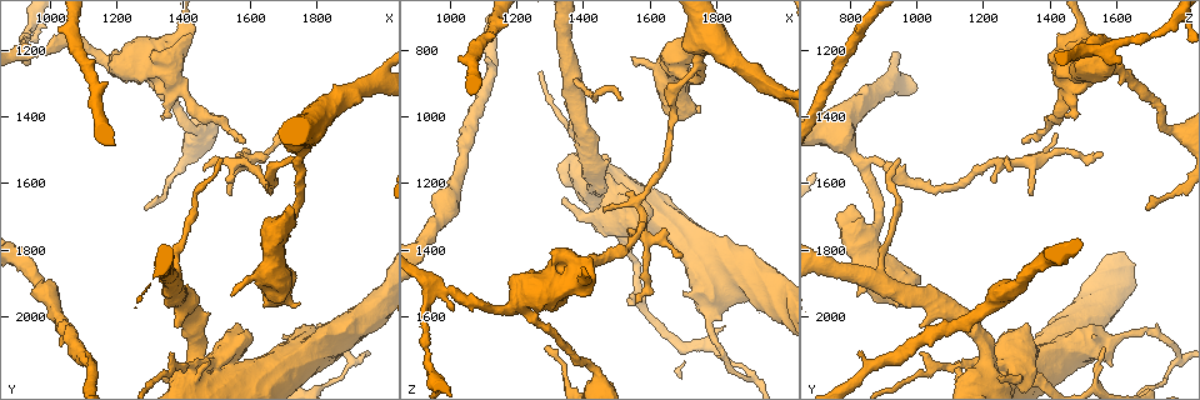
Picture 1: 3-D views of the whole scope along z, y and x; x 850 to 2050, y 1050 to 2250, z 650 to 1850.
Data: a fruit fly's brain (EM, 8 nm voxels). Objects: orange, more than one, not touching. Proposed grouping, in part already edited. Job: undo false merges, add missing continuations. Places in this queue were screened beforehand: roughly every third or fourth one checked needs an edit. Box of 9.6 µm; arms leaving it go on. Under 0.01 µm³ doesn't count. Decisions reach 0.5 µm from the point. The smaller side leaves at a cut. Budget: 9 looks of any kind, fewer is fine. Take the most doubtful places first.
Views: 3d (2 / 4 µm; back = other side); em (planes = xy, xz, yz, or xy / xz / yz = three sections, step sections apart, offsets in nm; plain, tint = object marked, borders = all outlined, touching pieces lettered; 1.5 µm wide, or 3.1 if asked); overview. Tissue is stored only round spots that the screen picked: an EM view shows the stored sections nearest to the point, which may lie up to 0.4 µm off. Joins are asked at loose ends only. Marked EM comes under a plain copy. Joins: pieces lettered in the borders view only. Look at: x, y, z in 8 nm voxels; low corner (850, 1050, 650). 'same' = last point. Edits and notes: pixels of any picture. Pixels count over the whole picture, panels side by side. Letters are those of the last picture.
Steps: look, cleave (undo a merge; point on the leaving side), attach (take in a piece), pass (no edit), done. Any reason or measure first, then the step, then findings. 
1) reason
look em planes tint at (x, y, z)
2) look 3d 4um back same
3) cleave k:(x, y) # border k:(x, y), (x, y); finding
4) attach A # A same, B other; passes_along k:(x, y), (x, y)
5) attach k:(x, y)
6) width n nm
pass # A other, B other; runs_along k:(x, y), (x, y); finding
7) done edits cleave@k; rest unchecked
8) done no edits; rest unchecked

an open end
look em planes borders at (1670, 1790, 780)

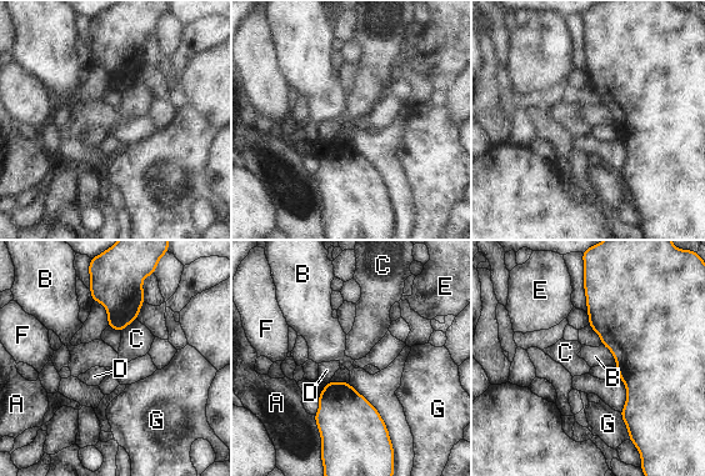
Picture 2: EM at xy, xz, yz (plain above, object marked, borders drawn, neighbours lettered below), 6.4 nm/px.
width 190 nm
pass # A other, B other, C other, D other, E other, F other, G other; border 2:(136, 317), (120, 331); no lettered piece goes on from it

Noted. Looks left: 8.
end of a long branch
look em planes borders at (1280, 1670, 1690)

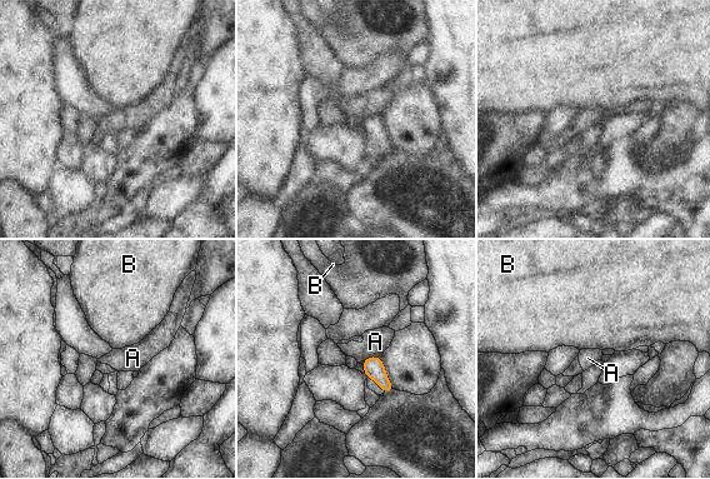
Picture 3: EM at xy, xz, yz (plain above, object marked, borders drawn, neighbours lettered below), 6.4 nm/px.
width 130 nm
pass # A other, B other; border 3:(380, 355), (368, 355), (363, 360); no lettered piece goes on from it

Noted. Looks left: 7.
sharp bend
look 3d 4um at (1920, 2130, 1790)

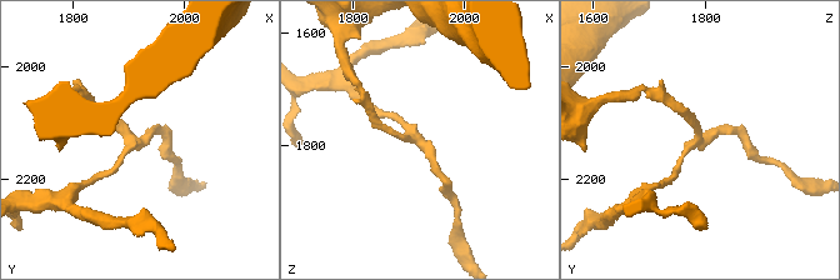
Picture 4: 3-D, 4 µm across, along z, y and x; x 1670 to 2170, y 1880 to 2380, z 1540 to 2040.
look em planes borders at (1915, 2130, 1790)

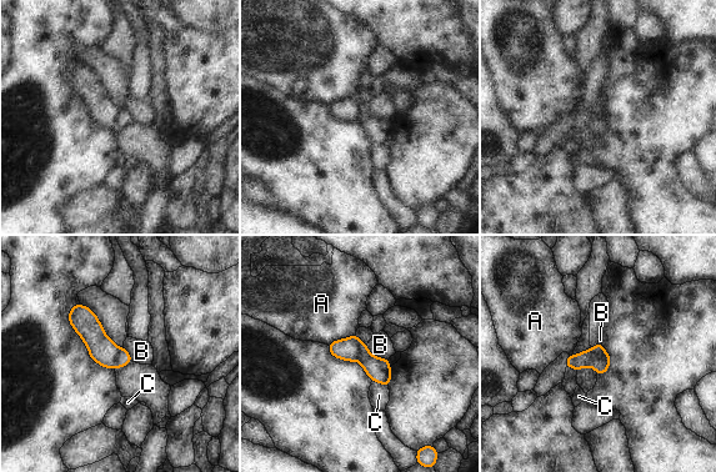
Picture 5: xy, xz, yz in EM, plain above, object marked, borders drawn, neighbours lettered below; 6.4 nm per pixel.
cleave 5:(379, 370) # A other, B other, C other; two neurons meet here

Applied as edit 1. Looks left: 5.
tapers out
look 3d 2um at (1560, 1510, 1570)

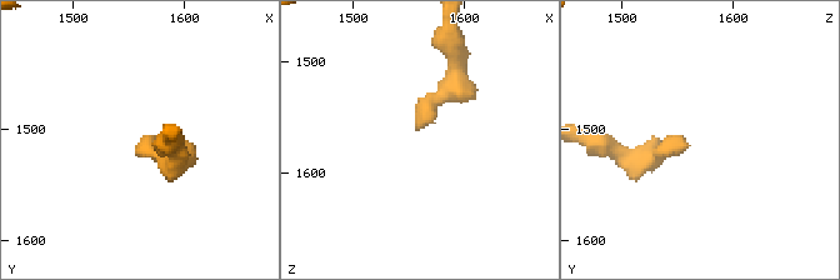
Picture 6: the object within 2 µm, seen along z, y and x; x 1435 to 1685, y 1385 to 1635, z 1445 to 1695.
shape alone is not enough
look em planes borders at (1558, 1516, 1558)

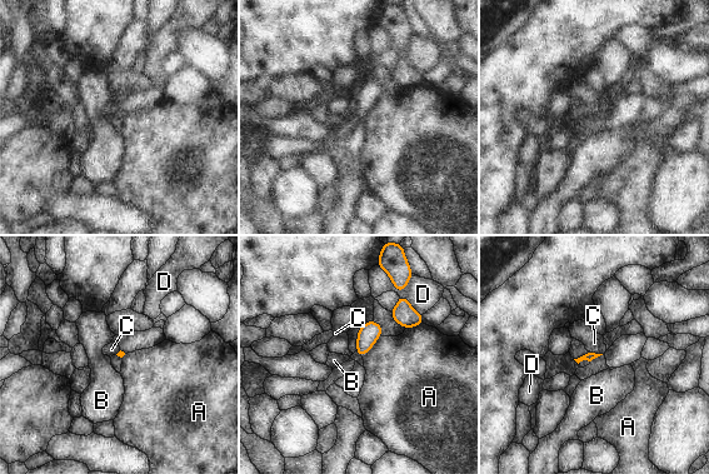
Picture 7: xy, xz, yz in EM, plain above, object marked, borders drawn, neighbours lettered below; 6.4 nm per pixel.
longest_contact A 190 nm
pass # A other, B other, C other, D other; no lettered piece goes on from it

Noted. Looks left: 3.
done edits cleave@5; rest unchecked

